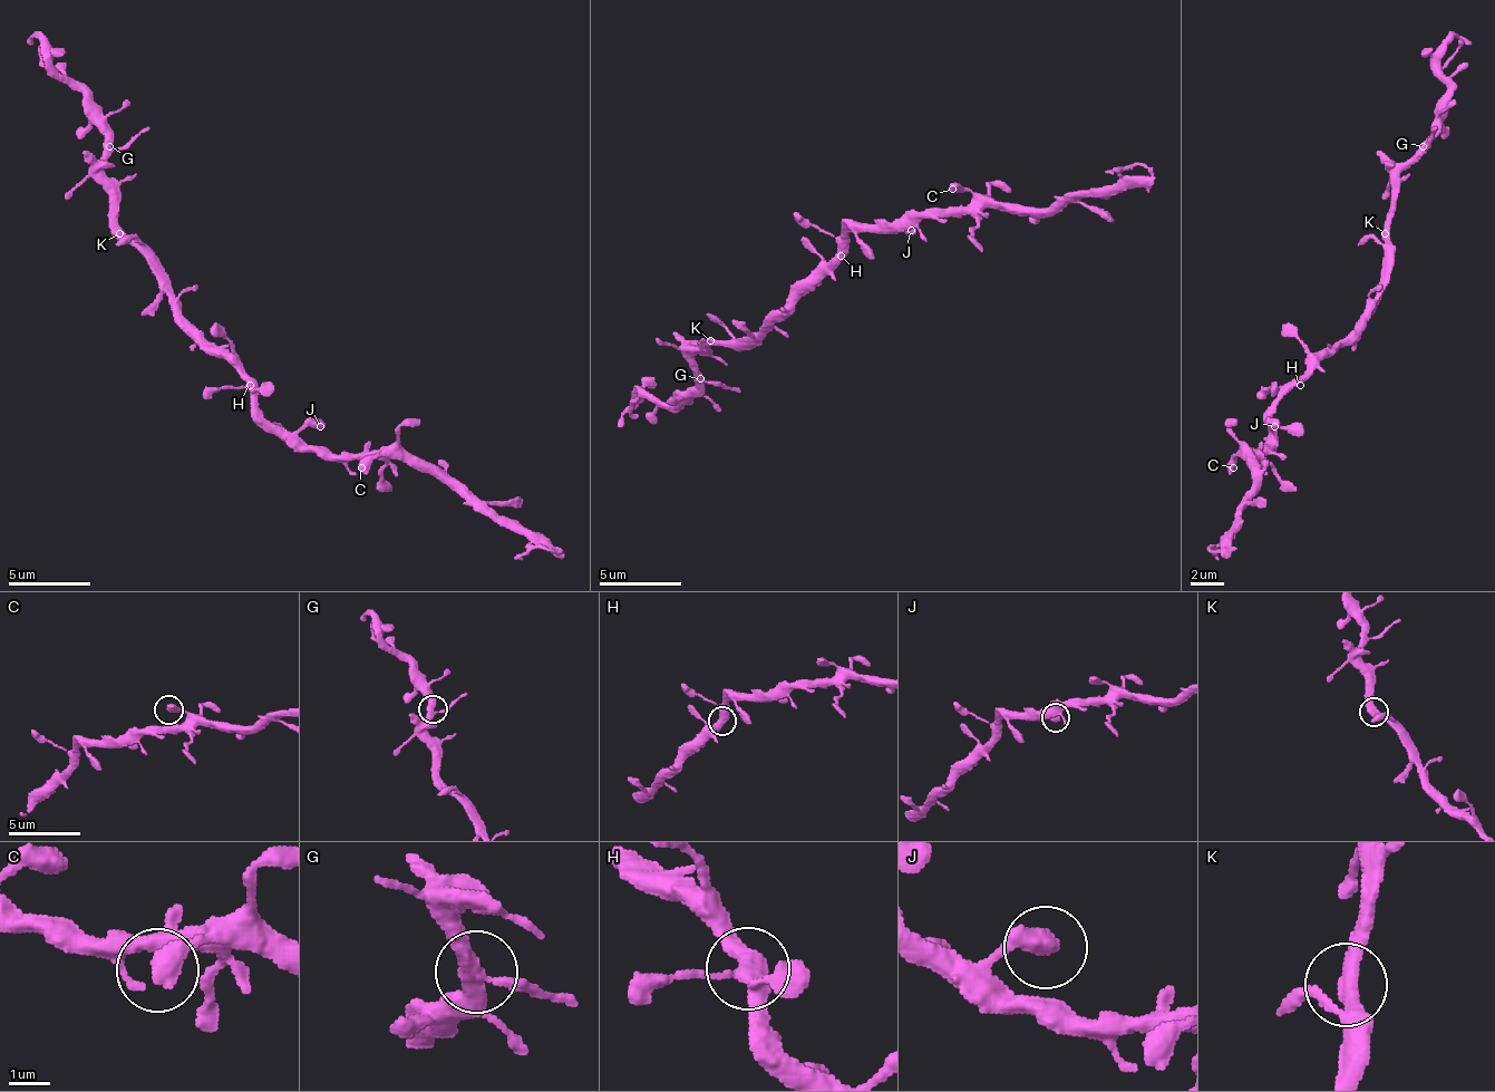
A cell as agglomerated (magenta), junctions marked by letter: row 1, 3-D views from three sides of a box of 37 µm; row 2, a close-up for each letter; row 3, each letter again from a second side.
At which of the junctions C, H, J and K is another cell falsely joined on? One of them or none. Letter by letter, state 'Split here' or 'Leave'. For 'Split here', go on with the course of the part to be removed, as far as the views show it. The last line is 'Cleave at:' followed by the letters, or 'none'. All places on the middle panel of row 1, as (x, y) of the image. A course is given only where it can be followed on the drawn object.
C: Leave
H: Leave
J: Leave
K: Leave
Cleave at: none

